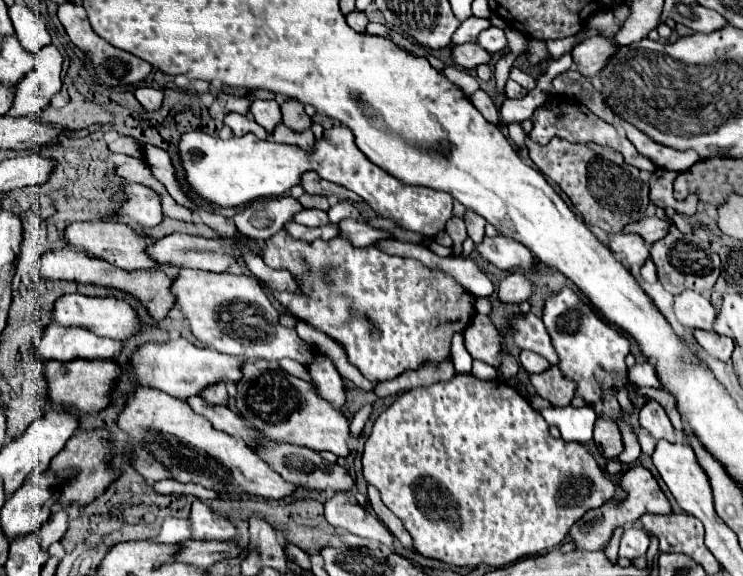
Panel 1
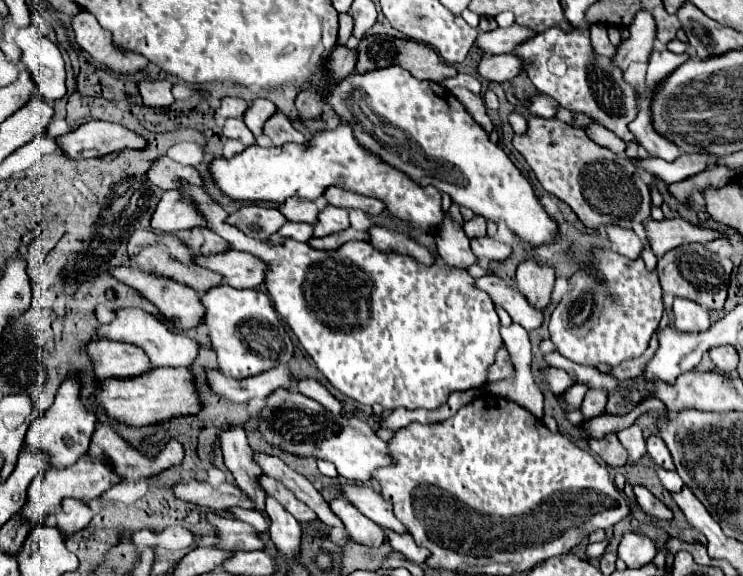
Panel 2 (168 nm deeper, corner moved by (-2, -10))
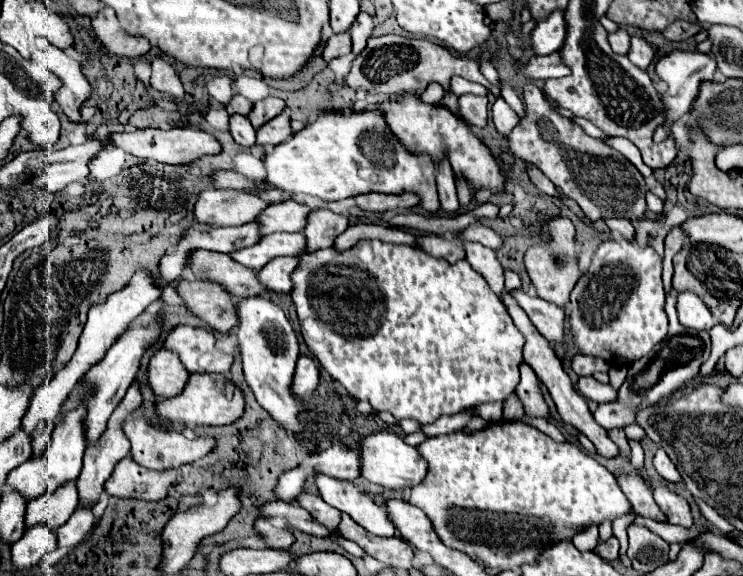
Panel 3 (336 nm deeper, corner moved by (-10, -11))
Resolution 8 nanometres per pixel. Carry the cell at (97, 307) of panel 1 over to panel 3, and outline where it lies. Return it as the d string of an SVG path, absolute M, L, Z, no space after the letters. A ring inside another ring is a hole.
M176 326L168 332L164 348L178 354L188 372L226 374L232 366L232 354L216 348L216 336L210 328Z

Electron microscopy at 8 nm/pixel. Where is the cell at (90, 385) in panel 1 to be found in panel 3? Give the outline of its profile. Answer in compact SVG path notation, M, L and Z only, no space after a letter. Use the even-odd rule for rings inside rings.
M190 374L180 394L156 402L156 414L162 420L162 424L180 422L180 424L192 424L192 426L200 426L200 424L222 426L240 418L242 412L244 412L244 396L240 388L234 386L222 374Z

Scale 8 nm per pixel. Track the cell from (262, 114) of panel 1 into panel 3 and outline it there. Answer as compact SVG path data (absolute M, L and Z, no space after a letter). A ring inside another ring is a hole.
M268 96L268 98L264 98L264 100L260 100L260 102L254 104L254 108L252 108L252 112L248 114L248 118L250 118L250 122L252 122L254 128L260 128L260 126L264 126L268 120L272 120L274 116L278 116L284 108L286 108L286 102L284 102L284 100Z

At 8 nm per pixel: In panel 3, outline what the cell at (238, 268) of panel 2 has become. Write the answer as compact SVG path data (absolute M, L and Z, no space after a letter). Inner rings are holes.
M280 256L276 260L270 260L264 268L260 268L256 272L258 280L272 292L290 292L292 290L292 280L290 280L290 272L296 268L298 258L288 258L288 256Z

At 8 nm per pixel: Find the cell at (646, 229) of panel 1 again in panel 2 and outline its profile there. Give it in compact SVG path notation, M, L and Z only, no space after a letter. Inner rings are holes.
M664 219L664 221L648 221L646 223L646 235L652 245L652 251L656 257L662 257L674 247L686 245L686 243L708 243L714 239L726 237L720 231L702 229L692 225L686 219Z

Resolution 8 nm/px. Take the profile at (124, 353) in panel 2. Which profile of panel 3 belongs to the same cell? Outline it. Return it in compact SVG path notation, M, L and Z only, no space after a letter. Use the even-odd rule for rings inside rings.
M160 348L150 358L146 380L152 392L158 398L164 398L164 396L174 396L176 392L180 392L180 388L184 388L184 380L188 380L188 372L184 366L180 366L180 360L174 352Z

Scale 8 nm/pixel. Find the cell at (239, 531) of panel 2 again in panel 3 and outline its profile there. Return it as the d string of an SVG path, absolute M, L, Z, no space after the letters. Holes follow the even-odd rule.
M258 518L256 520L256 532L264 538L268 548L274 550L286 550L292 542L294 536L288 527L288 523L284 518Z

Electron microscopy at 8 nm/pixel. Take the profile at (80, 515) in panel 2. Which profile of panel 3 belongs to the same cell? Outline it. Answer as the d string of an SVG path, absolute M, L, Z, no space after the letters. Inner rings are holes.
M132 384L128 388L128 392L126 392L126 398L118 404L118 408L114 410L114 414L110 416L108 426L106 426L104 434L100 436L100 442L96 446L88 446L86 448L86 452L84 452L84 468L82 468L80 476L76 478L76 488L78 488L78 494L80 494L80 504L78 504L80 508L92 508L98 502L98 496L104 490L104 482L112 474L114 466L118 464L118 460L122 460L122 458L126 458L130 454L130 442L124 436L124 432L122 432L120 426L122 426L122 418L126 414L130 414L132 410L136 410L140 404L142 404L142 396L140 396L140 390L138 390L138 384Z

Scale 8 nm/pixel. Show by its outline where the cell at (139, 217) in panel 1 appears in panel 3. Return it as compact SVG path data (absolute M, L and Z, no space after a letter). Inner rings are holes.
M208 188L198 194L194 204L194 222L206 226L238 226L248 220L254 220L262 208L270 202L248 194L244 190L218 190Z

